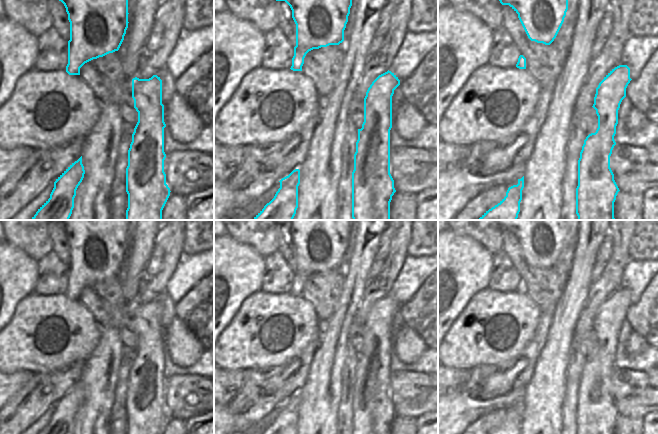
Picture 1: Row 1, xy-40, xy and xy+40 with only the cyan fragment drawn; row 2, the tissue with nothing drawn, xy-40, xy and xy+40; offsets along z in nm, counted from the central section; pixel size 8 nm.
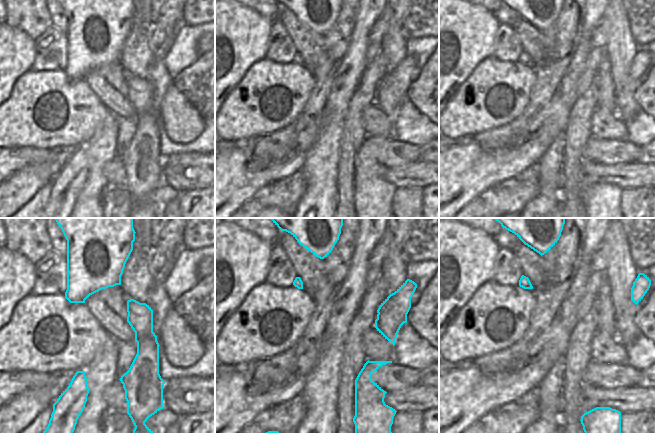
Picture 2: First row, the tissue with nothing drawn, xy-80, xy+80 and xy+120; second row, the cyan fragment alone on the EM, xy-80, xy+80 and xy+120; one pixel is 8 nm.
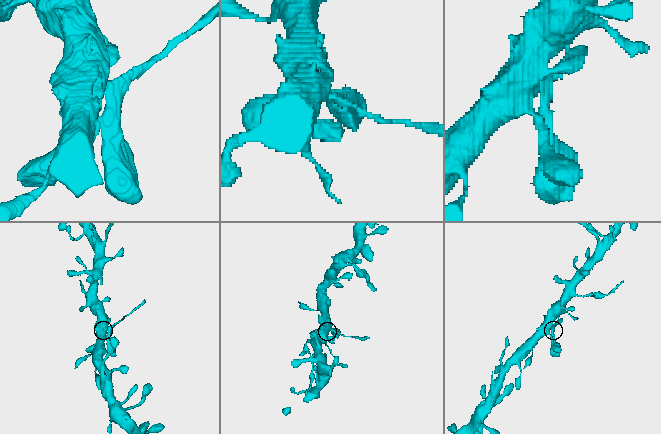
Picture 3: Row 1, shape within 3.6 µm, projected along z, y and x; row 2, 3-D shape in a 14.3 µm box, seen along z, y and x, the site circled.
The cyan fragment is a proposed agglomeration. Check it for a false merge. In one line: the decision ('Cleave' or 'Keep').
Cleave.

